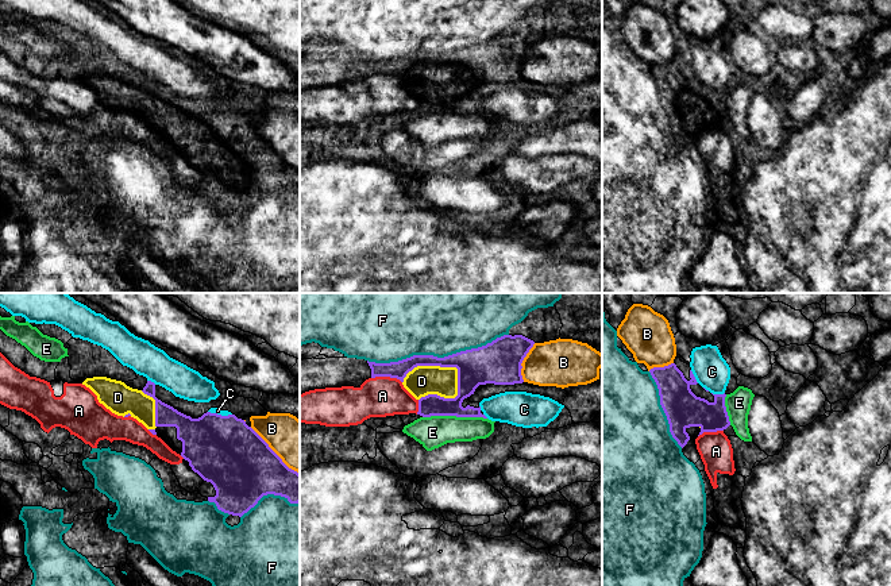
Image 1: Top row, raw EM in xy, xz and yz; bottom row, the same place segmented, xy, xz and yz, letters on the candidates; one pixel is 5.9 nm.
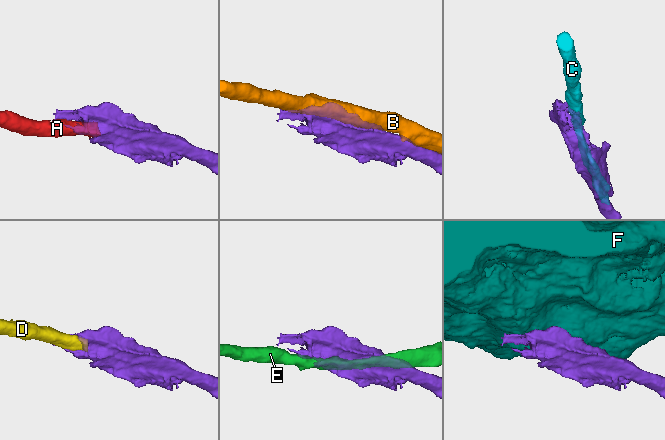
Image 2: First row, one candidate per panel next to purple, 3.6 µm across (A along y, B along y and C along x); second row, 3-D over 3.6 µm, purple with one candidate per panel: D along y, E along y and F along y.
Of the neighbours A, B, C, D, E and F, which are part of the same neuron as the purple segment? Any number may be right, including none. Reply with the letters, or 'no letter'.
D

